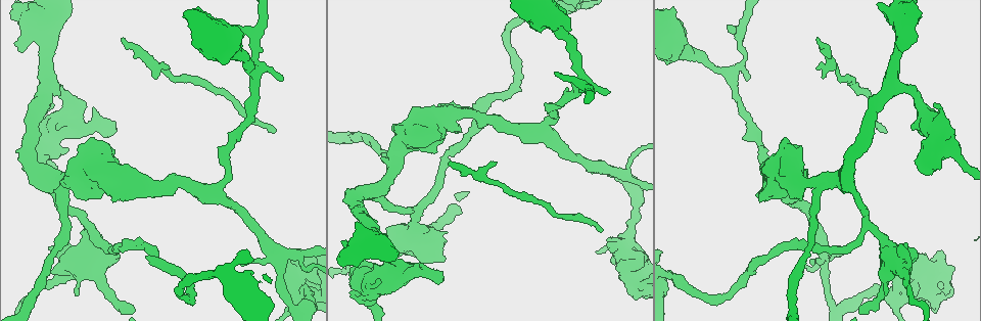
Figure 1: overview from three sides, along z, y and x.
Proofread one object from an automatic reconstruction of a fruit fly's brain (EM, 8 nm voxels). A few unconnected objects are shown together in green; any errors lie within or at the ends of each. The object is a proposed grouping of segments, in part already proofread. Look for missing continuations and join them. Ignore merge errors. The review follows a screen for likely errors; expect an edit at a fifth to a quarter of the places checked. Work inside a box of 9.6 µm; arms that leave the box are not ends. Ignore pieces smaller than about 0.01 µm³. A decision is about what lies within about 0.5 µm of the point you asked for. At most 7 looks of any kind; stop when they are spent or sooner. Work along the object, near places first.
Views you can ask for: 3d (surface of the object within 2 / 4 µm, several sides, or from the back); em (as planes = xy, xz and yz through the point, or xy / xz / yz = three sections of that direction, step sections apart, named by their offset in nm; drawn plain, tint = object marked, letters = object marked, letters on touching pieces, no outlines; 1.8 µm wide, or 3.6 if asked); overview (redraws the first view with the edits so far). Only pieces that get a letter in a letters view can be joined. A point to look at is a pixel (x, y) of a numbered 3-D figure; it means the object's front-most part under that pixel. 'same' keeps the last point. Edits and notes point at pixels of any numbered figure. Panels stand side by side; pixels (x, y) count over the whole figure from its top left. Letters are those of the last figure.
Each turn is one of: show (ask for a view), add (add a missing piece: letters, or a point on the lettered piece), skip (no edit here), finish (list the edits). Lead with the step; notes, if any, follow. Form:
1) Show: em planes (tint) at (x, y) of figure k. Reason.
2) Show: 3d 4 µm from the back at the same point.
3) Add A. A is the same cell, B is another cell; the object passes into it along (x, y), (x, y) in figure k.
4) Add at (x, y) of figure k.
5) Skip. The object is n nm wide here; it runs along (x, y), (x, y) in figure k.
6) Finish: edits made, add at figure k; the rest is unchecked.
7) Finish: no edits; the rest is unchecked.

Show: em 3.6 µm planes (tint) at (885, 132) of figure 1. Free end.

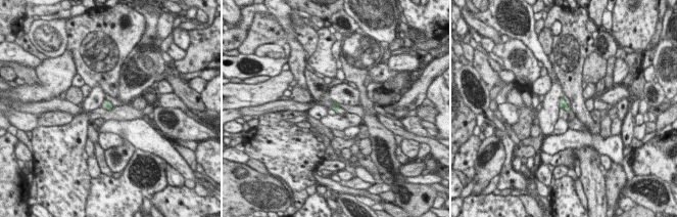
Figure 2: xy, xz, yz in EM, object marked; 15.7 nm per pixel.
Show: em 3.6 µm planes (letters) at the same point.

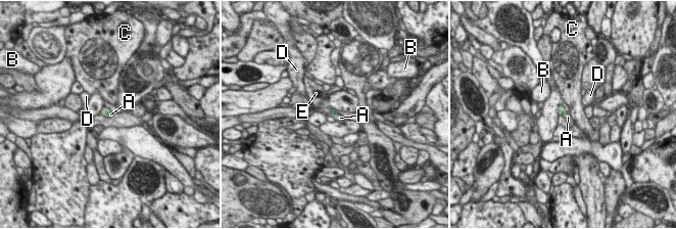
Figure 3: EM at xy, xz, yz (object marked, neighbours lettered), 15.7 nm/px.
Add A. A is the same cell, B, C, D and E are other cells; the object passes into it along (335, 112), (336, 116), (340, 118) in figure 3; it goes on there.

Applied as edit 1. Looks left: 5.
Show: overview.

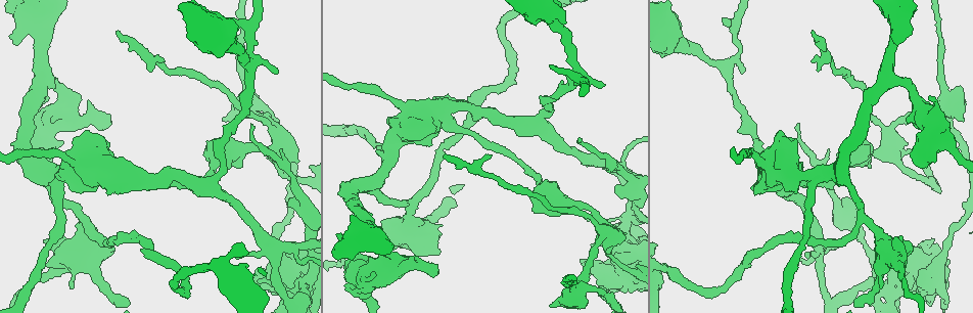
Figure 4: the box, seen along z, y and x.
Show: 3d 2 µm at (607, 172) of figure 4. Branch stops here.

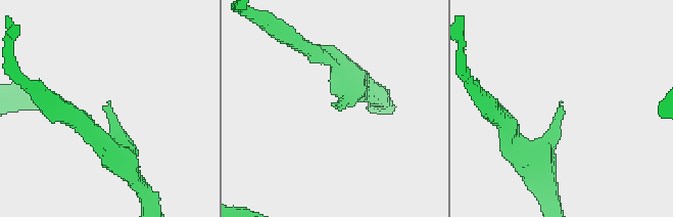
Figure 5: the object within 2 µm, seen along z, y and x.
Show: em xy step 4 (letters) at (104, 107) of figure 5. Shape alone is not enough.

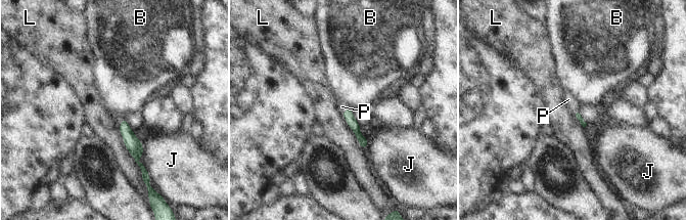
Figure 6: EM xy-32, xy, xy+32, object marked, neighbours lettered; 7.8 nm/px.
Add P. P is the same cell, B, J and L are other cells; the object passes into it along (352, 122), (345, 111), (341, 106) in figure 6; the cell continues.

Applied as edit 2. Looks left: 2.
Show: overview.

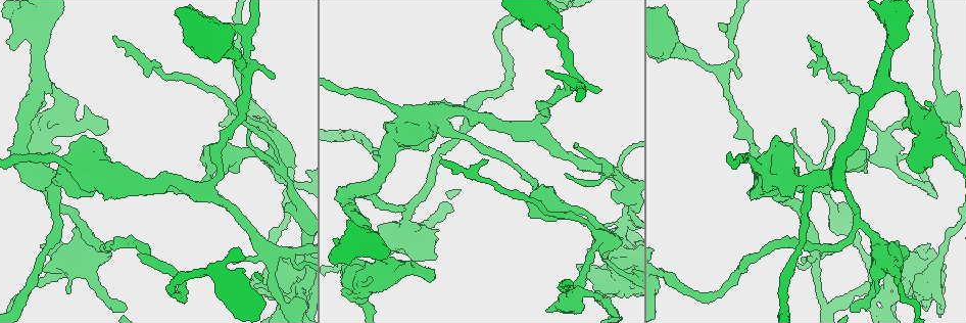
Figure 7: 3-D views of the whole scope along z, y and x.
Show: em xz step 4 (letters) at (234, 264) of figure 7. An open end.

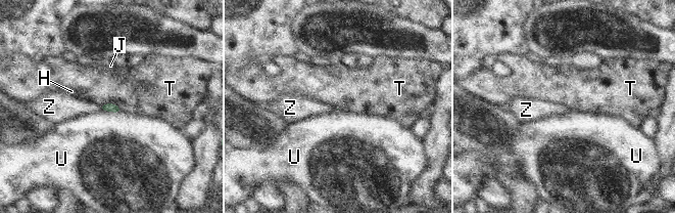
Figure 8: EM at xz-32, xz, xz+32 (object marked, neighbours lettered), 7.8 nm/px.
Skip. The longest contact is with T, 180 nm; H, J, T, U and Z are other cells; a border runs along (100, 104), (115, 103), (122, 111) in figure 8; none of them fits.

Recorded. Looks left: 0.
Finish: edits made, add at figure 3, add at figure 6; the rest is unchecked.

